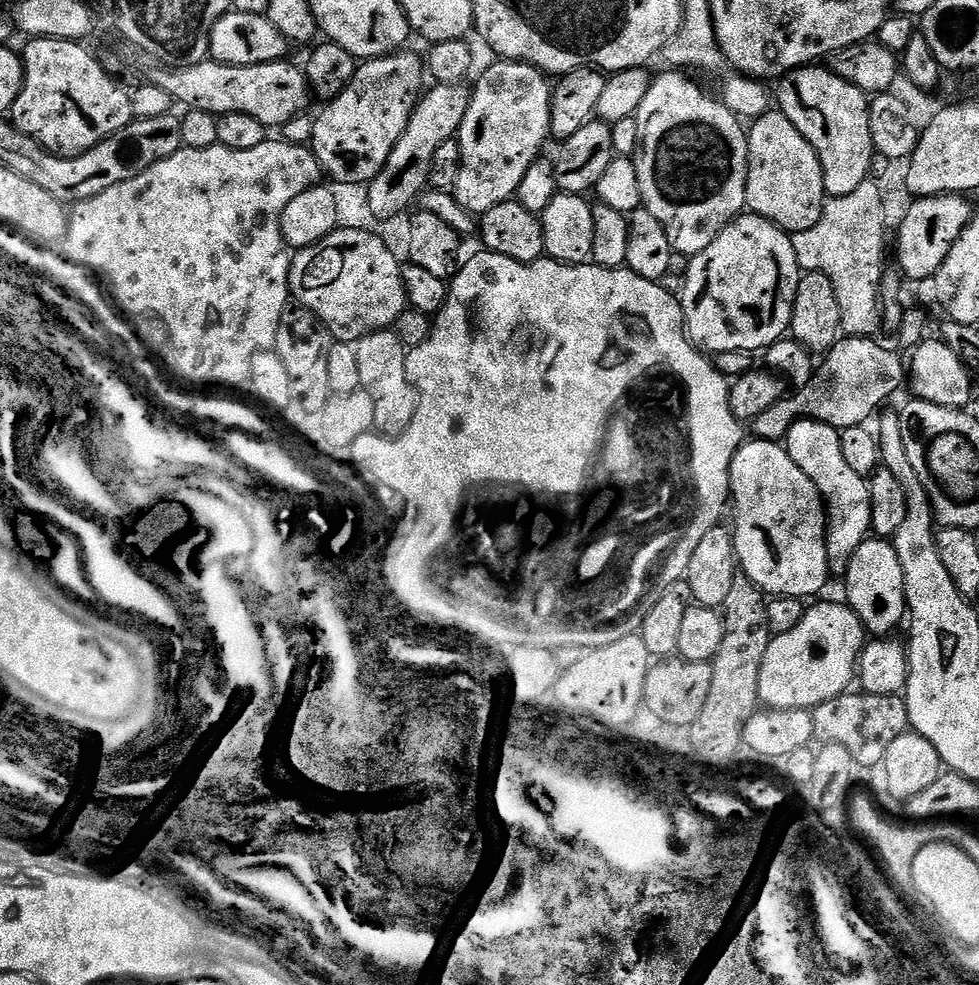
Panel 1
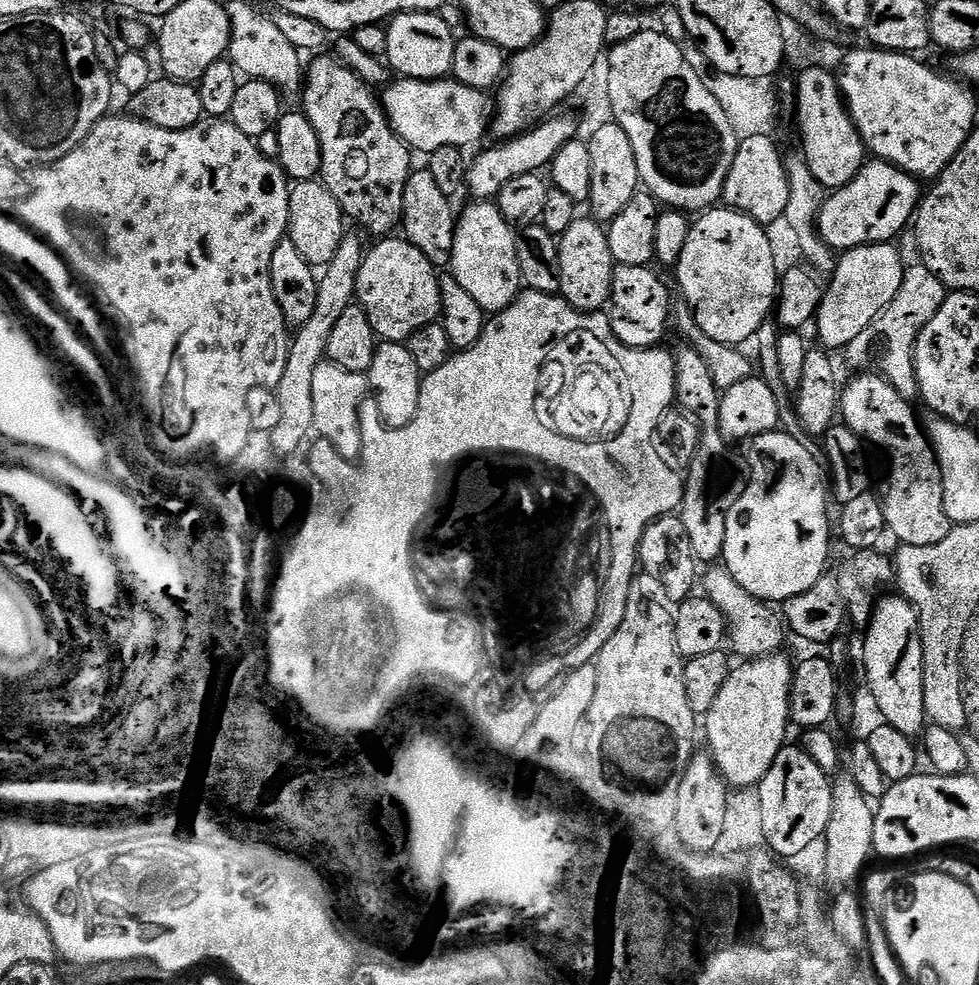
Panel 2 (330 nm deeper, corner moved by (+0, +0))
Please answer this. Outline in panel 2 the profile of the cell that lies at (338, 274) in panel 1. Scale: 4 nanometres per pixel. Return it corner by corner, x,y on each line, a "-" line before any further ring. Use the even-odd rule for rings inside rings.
384,238
367,249
364,261
358,270
358,286
355,303
366,310
366,318
370,318
370,326
374,326
377,337
384,342
406,342
414,334
414,330
422,330
422,326
435,324
440,320
440,276
422,250
403,238

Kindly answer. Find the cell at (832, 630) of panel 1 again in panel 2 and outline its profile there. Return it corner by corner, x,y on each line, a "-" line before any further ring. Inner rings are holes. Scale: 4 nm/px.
784,654
762,656
737,663
732,673
726,678
726,686
722,686
722,691
718,694
714,706
710,706
702,724
703,735
704,732
708,735
706,748
716,763
716,769
733,789
755,789
774,765
779,752
785,748
792,718
790,702
792,701
793,673
793,661
788,661

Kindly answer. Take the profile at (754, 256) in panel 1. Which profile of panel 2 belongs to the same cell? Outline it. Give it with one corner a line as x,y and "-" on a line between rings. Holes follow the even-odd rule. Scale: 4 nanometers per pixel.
727,206
707,209
691,225
674,271
680,292
696,315
695,327
711,339
726,345
743,345
743,340
751,341
763,320
773,315
778,269
772,240
764,232
765,225

